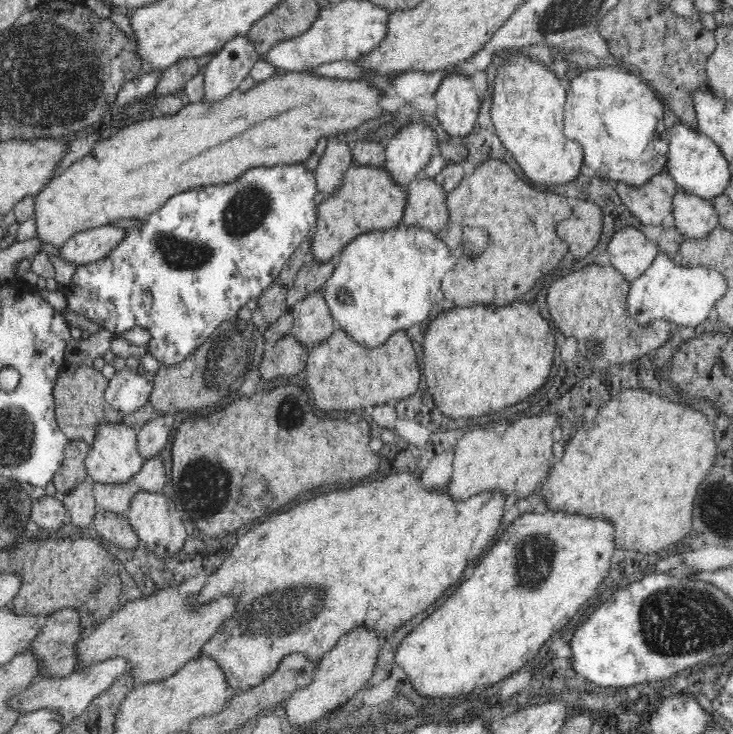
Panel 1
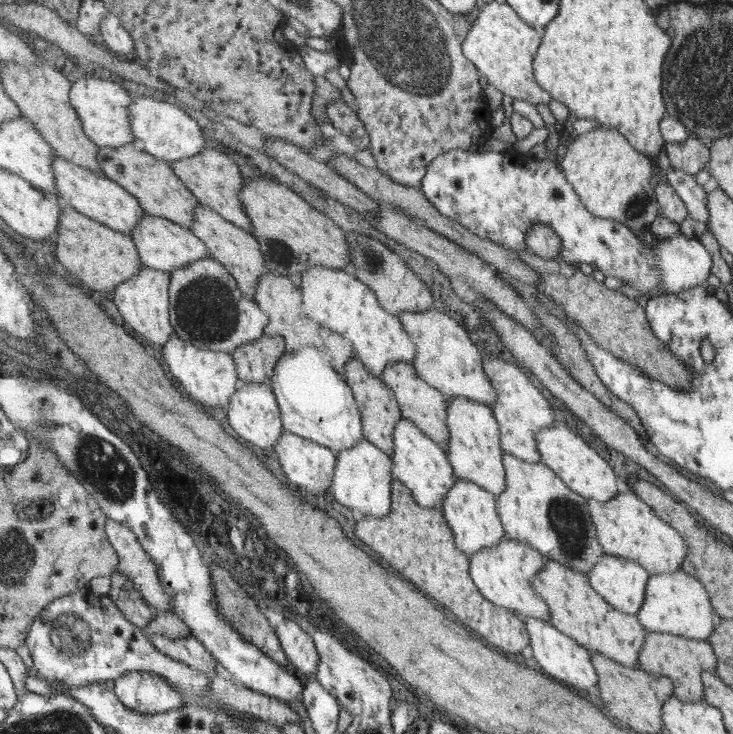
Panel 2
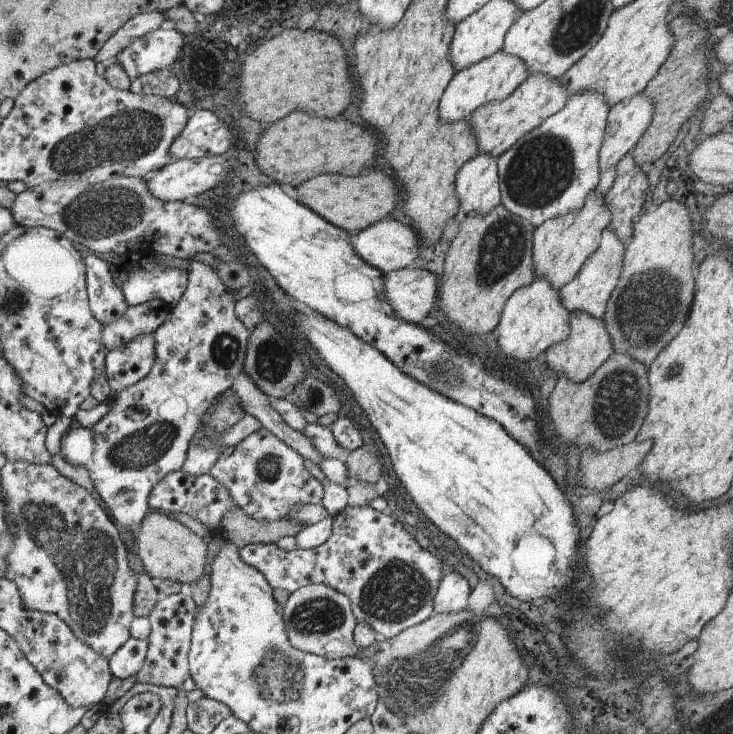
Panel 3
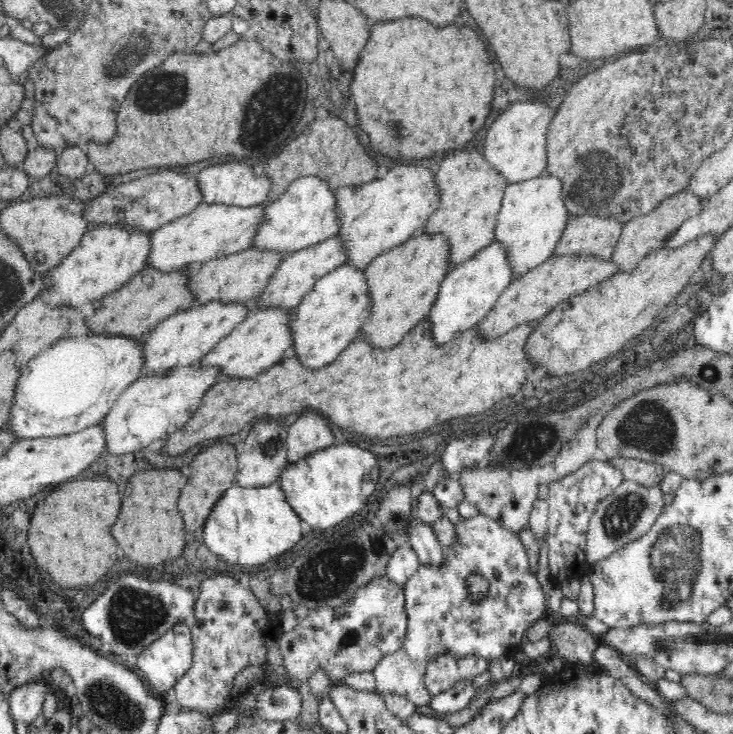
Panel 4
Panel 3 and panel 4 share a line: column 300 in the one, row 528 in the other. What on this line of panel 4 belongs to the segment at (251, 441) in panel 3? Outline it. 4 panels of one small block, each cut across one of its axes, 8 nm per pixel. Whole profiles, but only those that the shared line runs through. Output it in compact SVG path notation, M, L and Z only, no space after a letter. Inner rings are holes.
M478 513L474 516L469 517L461 517L459 521L453 523L453 541L449 545L440 544L443 547L443 561L441 563L432 563L431 565L422 565L416 569L416 572L410 576L410 578L405 582L404 594L406 597L406 613L408 613L408 631L407 636L404 639L404 642L400 649L396 652L390 653L389 655L383 656L374 667L372 672L376 677L376 689L375 692L381 694L383 690L392 691L392 693L396 693L398 695L402 695L403 697L408 698L413 702L415 706L424 706L430 704L430 700L432 700L432 694L428 691L425 686L425 672L426 665L434 658L438 653L448 652L452 653L452 655L458 656L478 656L482 655L482 657L486 657L487 659L492 658L501 658L504 656L508 656L517 651L517 649L524 643L527 632L530 628L530 625L534 624L535 621L541 619L542 617L546 617L546 590L544 590L544 586L538 582L538 578L536 577L536 571L532 569L532 565L530 565L530 561L528 560L528 551L526 551L526 547L524 547L524 543L520 540L519 533L512 532L510 529L503 527L499 522L488 518L486 515L481 515ZM472 571L478 571L478 573L482 573L488 581L490 581L490 594L486 600L482 600L479 602L472 602L467 597L466 587L465 587L465 578Z

